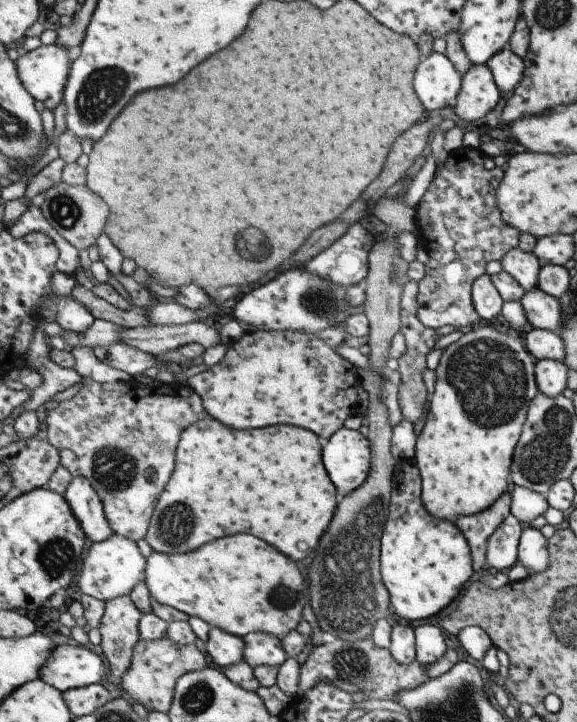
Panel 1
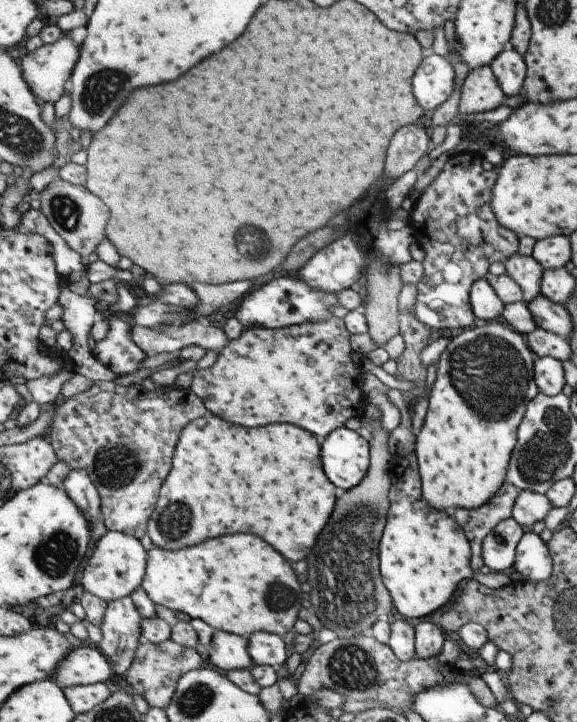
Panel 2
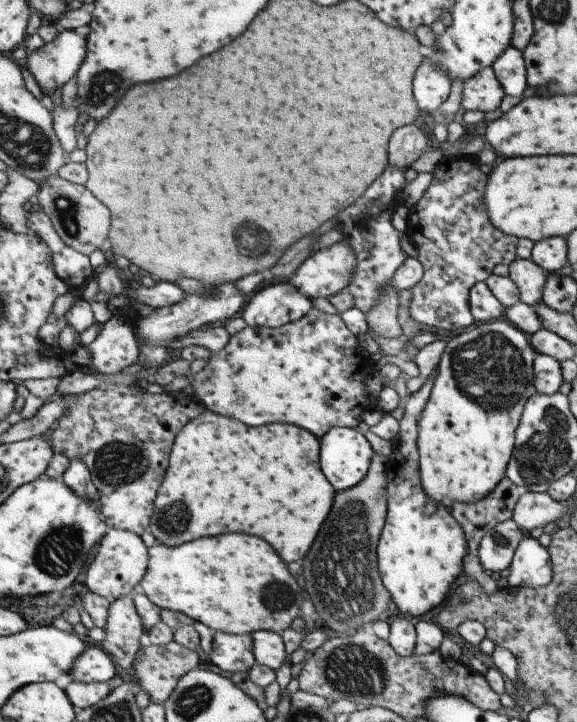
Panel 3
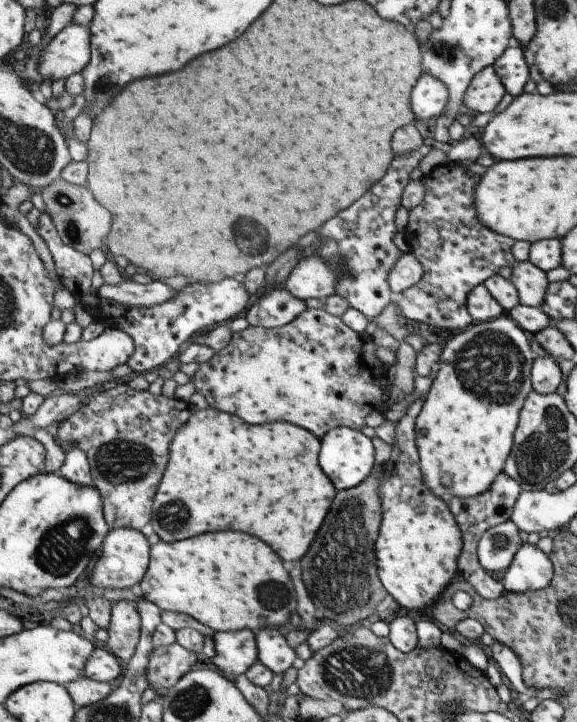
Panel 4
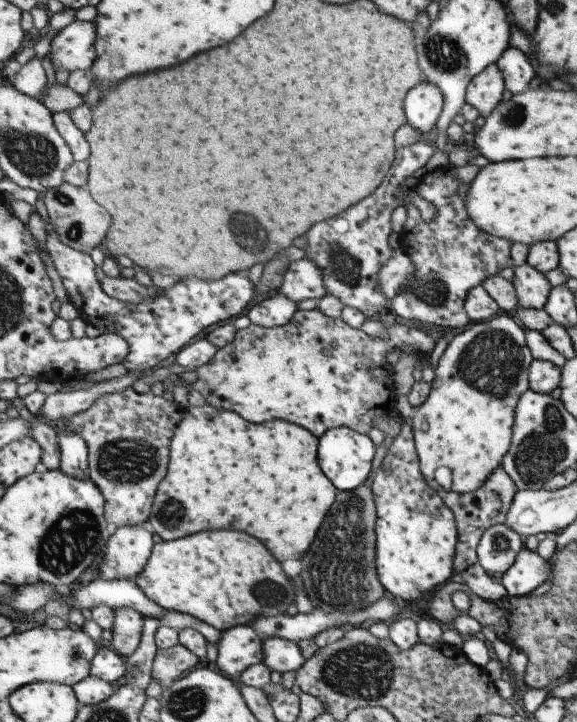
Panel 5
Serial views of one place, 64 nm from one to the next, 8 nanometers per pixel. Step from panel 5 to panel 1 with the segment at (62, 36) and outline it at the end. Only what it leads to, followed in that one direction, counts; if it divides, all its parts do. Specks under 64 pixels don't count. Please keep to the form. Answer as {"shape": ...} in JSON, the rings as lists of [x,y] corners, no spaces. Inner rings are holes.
{"shape":[[[41,45],[34,51],[21,52],[16,60],[19,78],[23,86],[33,95],[35,100],[44,104],[47,110],[53,112],[64,101],[64,92],[71,70],[71,62],[76,52],[67,50],[63,46]]]}

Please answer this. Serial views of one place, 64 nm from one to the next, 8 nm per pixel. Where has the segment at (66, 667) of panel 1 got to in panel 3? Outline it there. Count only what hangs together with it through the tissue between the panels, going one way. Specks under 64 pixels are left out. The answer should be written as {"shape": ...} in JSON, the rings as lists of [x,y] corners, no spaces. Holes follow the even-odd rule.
{"shape":[[[90,645],[75,663],[74,672],[71,672],[73,682],[106,682],[111,680],[115,674],[120,674],[114,657],[103,649],[101,645]]]}

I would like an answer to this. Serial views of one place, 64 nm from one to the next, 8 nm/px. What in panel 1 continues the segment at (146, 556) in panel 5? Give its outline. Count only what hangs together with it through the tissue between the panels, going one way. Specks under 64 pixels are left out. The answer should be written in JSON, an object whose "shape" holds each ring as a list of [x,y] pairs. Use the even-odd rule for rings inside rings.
{"shape":[[[115,533],[109,540],[89,546],[76,583],[83,594],[109,602],[119,596],[130,595],[146,575],[147,565],[146,557],[141,554],[137,542]]]}

